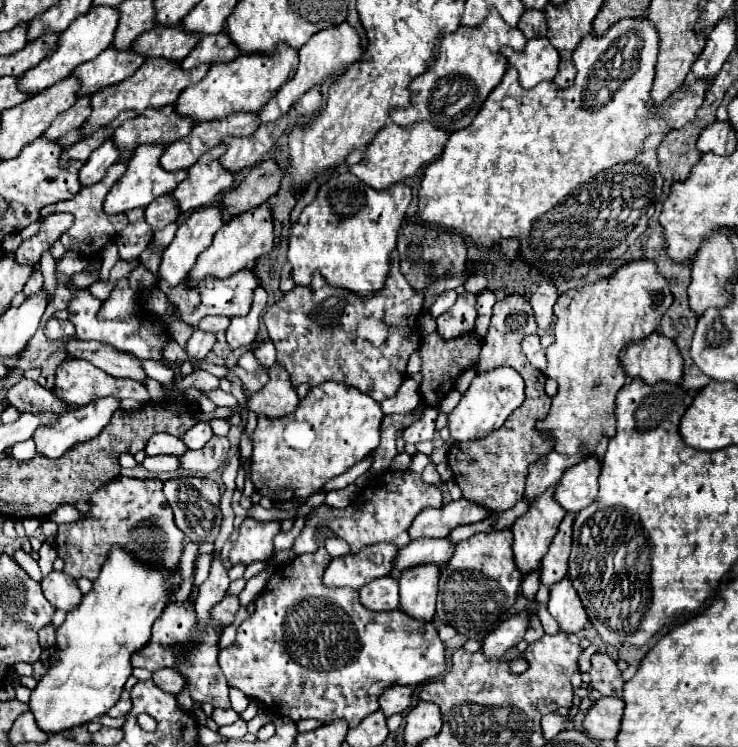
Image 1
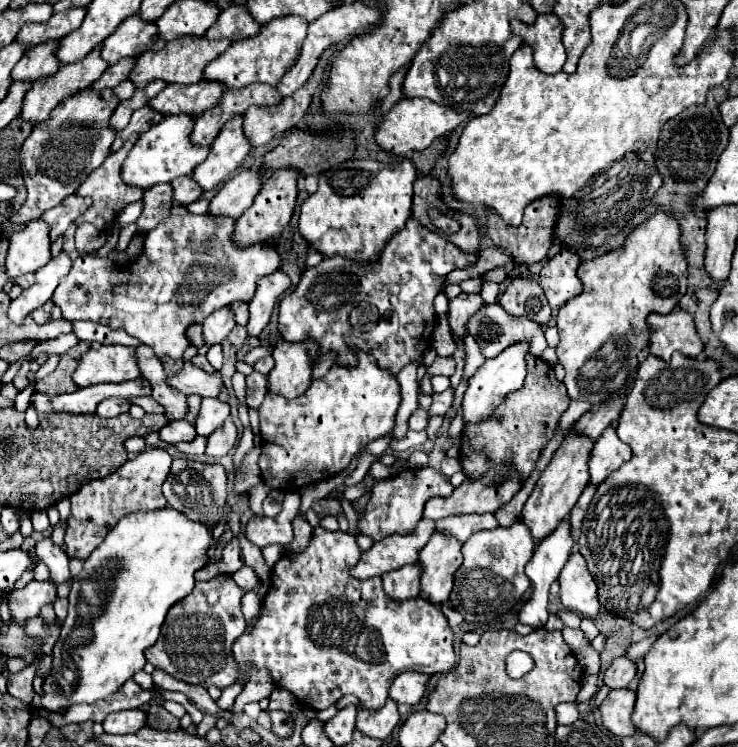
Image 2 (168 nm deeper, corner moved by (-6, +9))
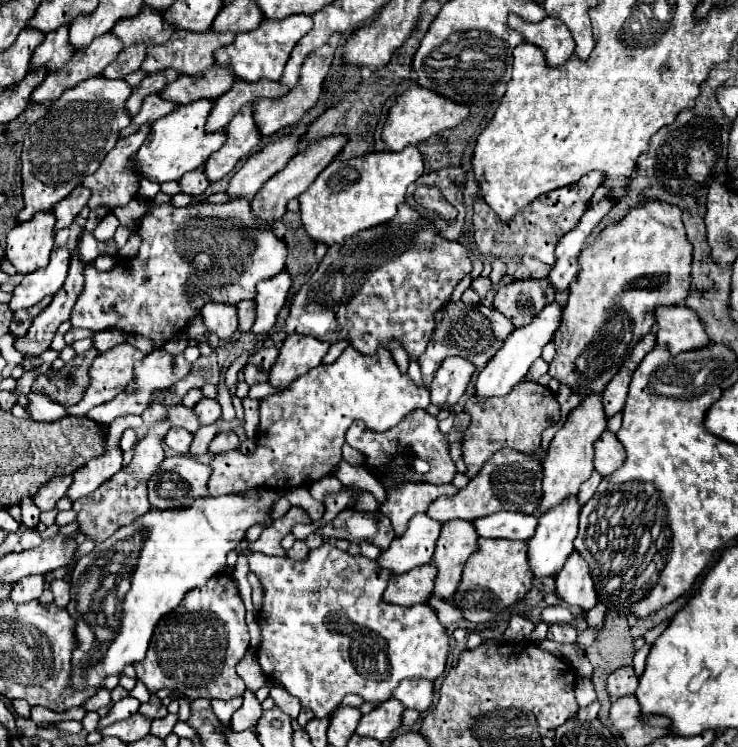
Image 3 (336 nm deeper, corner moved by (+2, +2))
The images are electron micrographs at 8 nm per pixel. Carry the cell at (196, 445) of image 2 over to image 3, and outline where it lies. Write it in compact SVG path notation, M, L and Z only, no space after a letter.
M219 419L219 421L215 421L213 425L201 427L201 429L195 433L195 439L193 439L193 443L191 443L189 453L191 453L191 455L203 455L203 453L207 453L209 443L213 441L213 437L215 437L219 431L237 431L237 429L243 427L243 425L245 425L245 421L241 421L241 419L233 419L231 423Z

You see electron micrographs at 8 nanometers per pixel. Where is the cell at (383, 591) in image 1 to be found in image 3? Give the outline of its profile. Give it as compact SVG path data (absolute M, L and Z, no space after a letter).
M431 563L415 567L405 575L395 575L389 579L389 587L385 591L387 603L413 607L419 603L427 603L431 597L431 587L435 581L435 567Z

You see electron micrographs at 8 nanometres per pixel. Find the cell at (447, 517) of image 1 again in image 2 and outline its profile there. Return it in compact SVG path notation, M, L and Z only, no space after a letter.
M493 466L487 474L483 474L479 480L465 480L459 488L453 490L449 498L431 498L425 504L423 518L439 520L447 516L457 516L457 514L485 514L485 512L497 512L503 504L507 504L521 488L519 484L519 474L511 466Z

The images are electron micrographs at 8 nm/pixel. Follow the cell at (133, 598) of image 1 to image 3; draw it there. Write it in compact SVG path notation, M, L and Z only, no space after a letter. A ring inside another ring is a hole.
M259 487L259 495L247 497L243 493L229 493L221 497L209 497L207 499L195 499L191 507L185 507L183 511L155 511L151 509L149 513L141 515L135 519L131 525L125 525L117 529L109 539L103 543L97 543L95 549L81 557L71 575L71 601L67 605L67 611L73 615L77 623L77 639L79 645L73 651L73 675L71 683L77 689L87 689L87 687L99 687L105 677L109 675L121 675L125 665L131 665L135 661L145 659L145 651L149 647L149 639L153 635L153 629L157 621L175 609L187 591L195 587L203 587L209 577L213 577L217 571L223 571L227 567L227 553L237 549L239 541L245 537L247 529L251 525L265 525L269 521L271 509L277 503L279 497L283 497L283 491L271 491L267 487ZM95 563L119 563L119 579L129 577L131 587L121 599L121 611L117 613L105 613L105 597L115 591L117 583L107 585L107 575L99 569L95 569Z

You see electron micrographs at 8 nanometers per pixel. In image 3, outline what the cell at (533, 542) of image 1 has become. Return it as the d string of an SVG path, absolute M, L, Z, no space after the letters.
M589 395L581 401L579 407L575 407L569 415L563 427L555 433L549 449L547 459L543 461L545 479L543 479L543 499L539 505L539 511L545 513L557 503L561 503L567 495L573 495L579 491L581 483L587 481L593 473L593 455L595 447L593 443L599 439L599 435L607 429L607 415L603 411L603 395Z

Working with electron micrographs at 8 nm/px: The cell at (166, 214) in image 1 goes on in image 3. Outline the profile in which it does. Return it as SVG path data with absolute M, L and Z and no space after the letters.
M203 167L199 171L191 171L191 173L183 175L183 179L179 179L179 183L181 183L181 191L191 193L193 197L199 197L209 187L209 179L207 179Z

